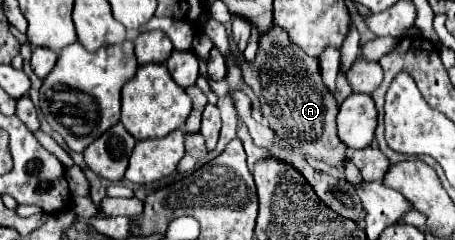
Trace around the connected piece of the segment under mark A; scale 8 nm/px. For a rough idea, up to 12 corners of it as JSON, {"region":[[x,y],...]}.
{"region":[[274,27],[244,81],[280,139],[342,167],[338,107]]}

